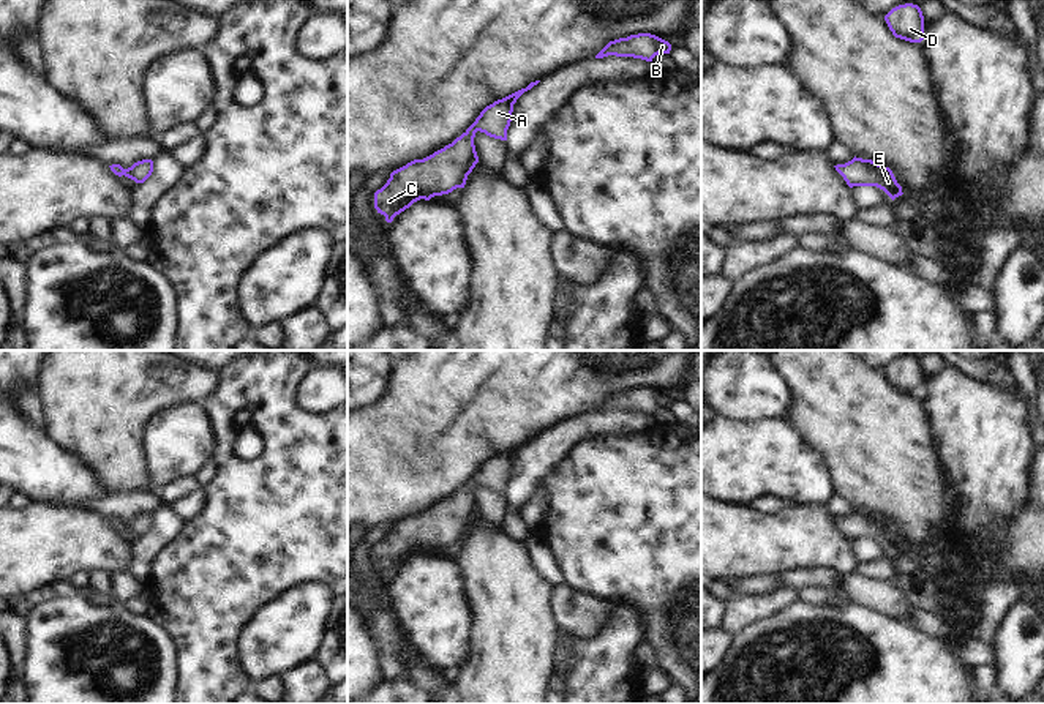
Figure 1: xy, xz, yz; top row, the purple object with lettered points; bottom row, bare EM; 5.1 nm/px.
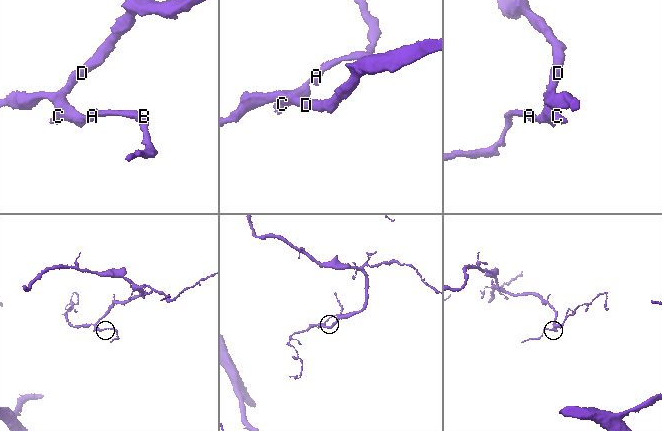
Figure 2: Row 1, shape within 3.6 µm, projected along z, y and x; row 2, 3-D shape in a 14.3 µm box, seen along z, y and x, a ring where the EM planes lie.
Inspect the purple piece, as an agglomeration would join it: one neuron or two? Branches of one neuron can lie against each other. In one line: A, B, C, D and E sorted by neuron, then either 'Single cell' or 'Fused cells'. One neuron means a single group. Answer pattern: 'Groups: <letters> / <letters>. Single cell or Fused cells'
Groups: A B C D E. Single cell.

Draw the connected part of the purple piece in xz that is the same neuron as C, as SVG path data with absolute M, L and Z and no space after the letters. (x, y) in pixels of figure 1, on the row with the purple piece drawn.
M531 82L526 88L486 106L475 122L452 144L393 170L387 183L374 193L377 213L384 215L387 223L392 223L396 215L420 199L430 200L434 196L464 188L468 175L479 163L474 145L475 133L480 131L490 137L507 140L513 104L539 82Z

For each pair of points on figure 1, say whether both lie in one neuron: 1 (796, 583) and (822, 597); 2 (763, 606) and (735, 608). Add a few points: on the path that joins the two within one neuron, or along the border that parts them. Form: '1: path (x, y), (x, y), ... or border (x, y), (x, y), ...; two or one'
1: border (798, 589), (823, 587), (831, 595); two
2: path (757, 608), (741, 608); one

